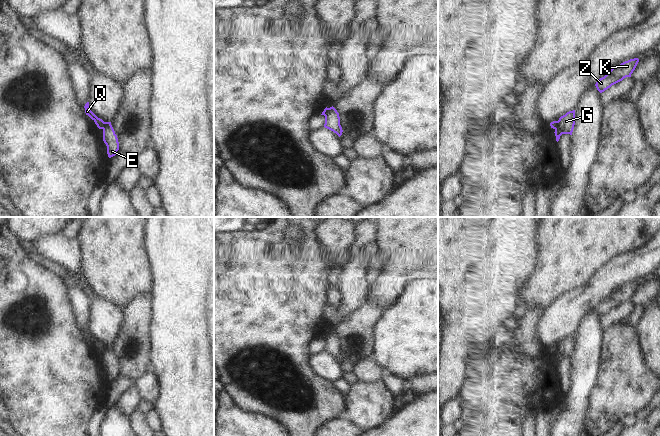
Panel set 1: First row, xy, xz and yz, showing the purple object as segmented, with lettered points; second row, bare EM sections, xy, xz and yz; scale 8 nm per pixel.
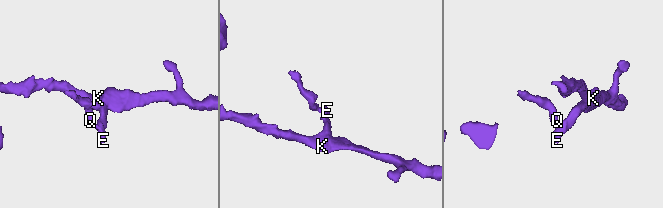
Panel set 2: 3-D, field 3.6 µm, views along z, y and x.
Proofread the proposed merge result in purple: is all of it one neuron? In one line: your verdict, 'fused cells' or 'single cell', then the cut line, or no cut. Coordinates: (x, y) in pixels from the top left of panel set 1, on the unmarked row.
fused cells | xy (105, 346), (102, 352)

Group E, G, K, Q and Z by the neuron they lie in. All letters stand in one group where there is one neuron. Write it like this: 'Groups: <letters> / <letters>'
Groups: E G K Z / Q

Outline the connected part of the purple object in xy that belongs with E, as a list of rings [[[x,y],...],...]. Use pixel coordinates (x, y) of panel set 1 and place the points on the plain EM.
[[[105,346],[105,350],[103,351],[103,365],[107,370],[108,381],[115,380],[119,374],[119,366],[111,346]]]

